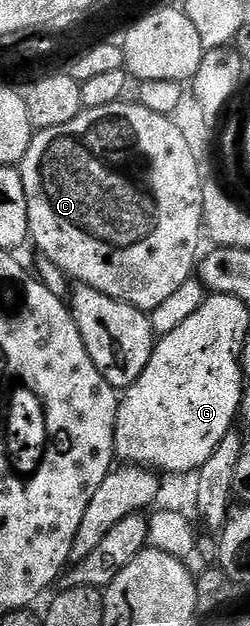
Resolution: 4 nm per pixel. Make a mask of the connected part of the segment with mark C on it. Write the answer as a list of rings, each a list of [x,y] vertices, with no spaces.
[[[119,102],[112,106],[87,108],[72,122],[64,122],[64,126],[52,126],[35,131],[32,142],[24,154],[20,171],[24,182],[24,198],[28,198],[29,239],[59,268],[67,272],[79,285],[94,288],[100,294],[108,294],[134,308],[140,308],[149,314],[160,302],[164,302],[176,289],[184,286],[195,275],[196,261],[199,259],[198,239],[203,239],[202,196],[199,175],[196,174],[195,159],[188,150],[187,140],[175,126],[170,116],[156,114],[156,110],[148,110],[137,102]]]

